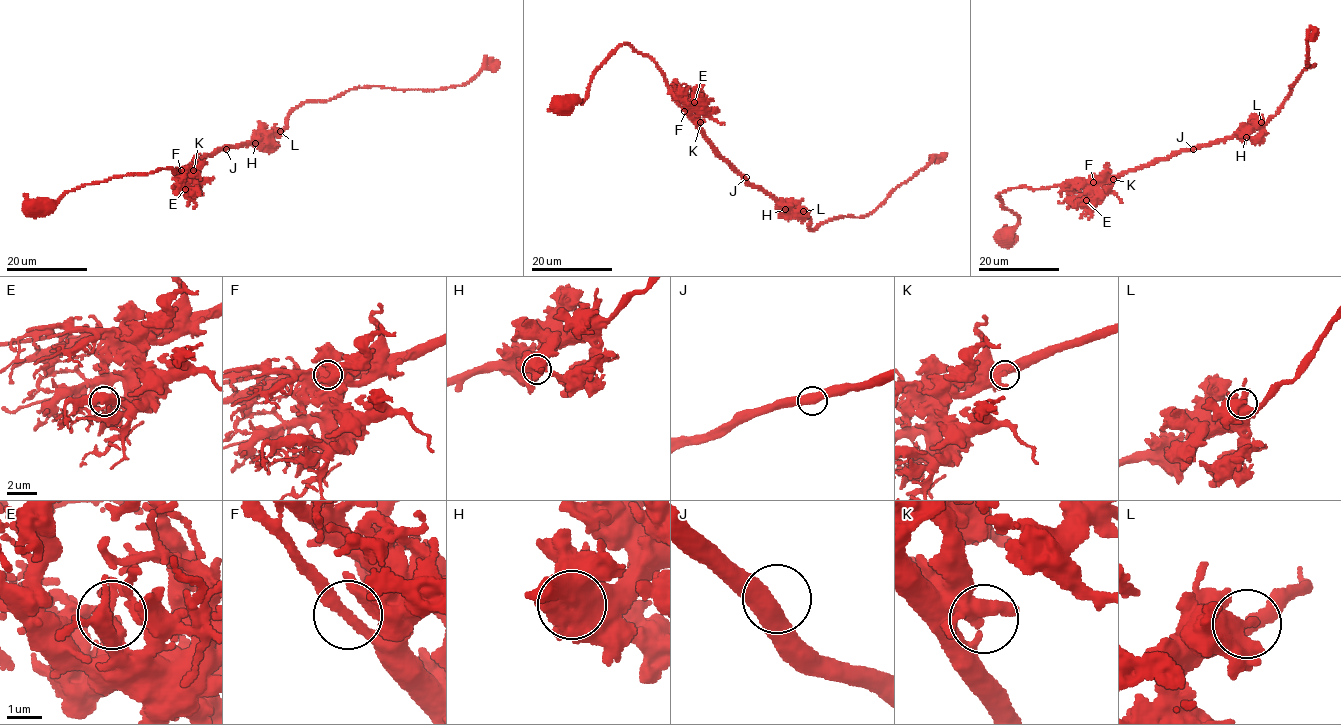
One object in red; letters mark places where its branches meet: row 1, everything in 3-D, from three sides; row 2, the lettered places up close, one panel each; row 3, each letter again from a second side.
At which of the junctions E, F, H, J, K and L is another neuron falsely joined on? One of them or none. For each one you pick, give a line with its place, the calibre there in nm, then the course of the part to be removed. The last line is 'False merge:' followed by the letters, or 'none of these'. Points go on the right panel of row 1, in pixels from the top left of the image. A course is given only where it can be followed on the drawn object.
False merge: none of these

